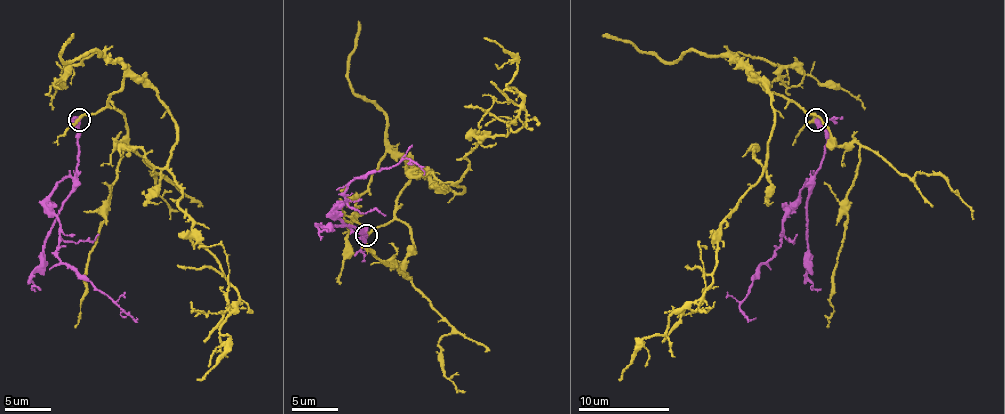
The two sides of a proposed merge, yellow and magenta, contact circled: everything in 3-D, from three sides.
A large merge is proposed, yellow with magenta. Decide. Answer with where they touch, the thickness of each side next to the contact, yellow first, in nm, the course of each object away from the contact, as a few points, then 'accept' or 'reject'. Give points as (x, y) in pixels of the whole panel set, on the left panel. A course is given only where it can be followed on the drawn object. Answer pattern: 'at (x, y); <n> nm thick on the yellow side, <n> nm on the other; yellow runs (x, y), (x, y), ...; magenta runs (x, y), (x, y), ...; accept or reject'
at (79, 120); 220 nm thick on the yellow side, 360 nm on the other; yellow runs (78, 119), (126, 76), (172, 117), (179, 208), (238, 295), (220, 329), (224, 354), (197, 379); magenta runs (78, 119), (76, 174), (67, 176), (49, 199), (60, 224), (58, 258), (133, 320), (138, 318); accept

